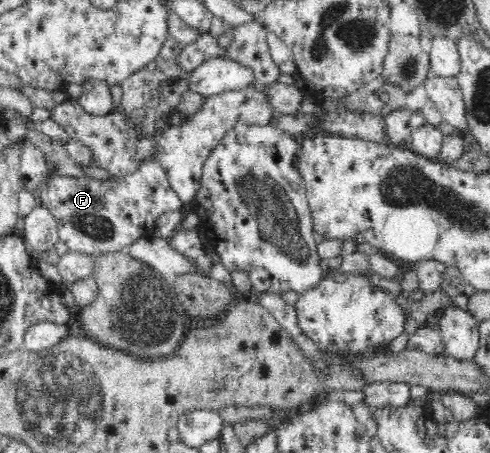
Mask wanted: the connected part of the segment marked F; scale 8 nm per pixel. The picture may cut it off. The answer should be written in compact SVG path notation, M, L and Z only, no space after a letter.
M149 159L142 163L135 173L115 179L103 179L90 177L68 177L51 175L36 191L36 197L40 205L45 206L56 219L58 240L65 242L68 249L78 251L88 256L95 256L103 252L126 250L137 239L144 238L149 231L147 227L153 227L159 215L170 211L182 210L185 203L171 188L165 170L157 162L157 159Z

